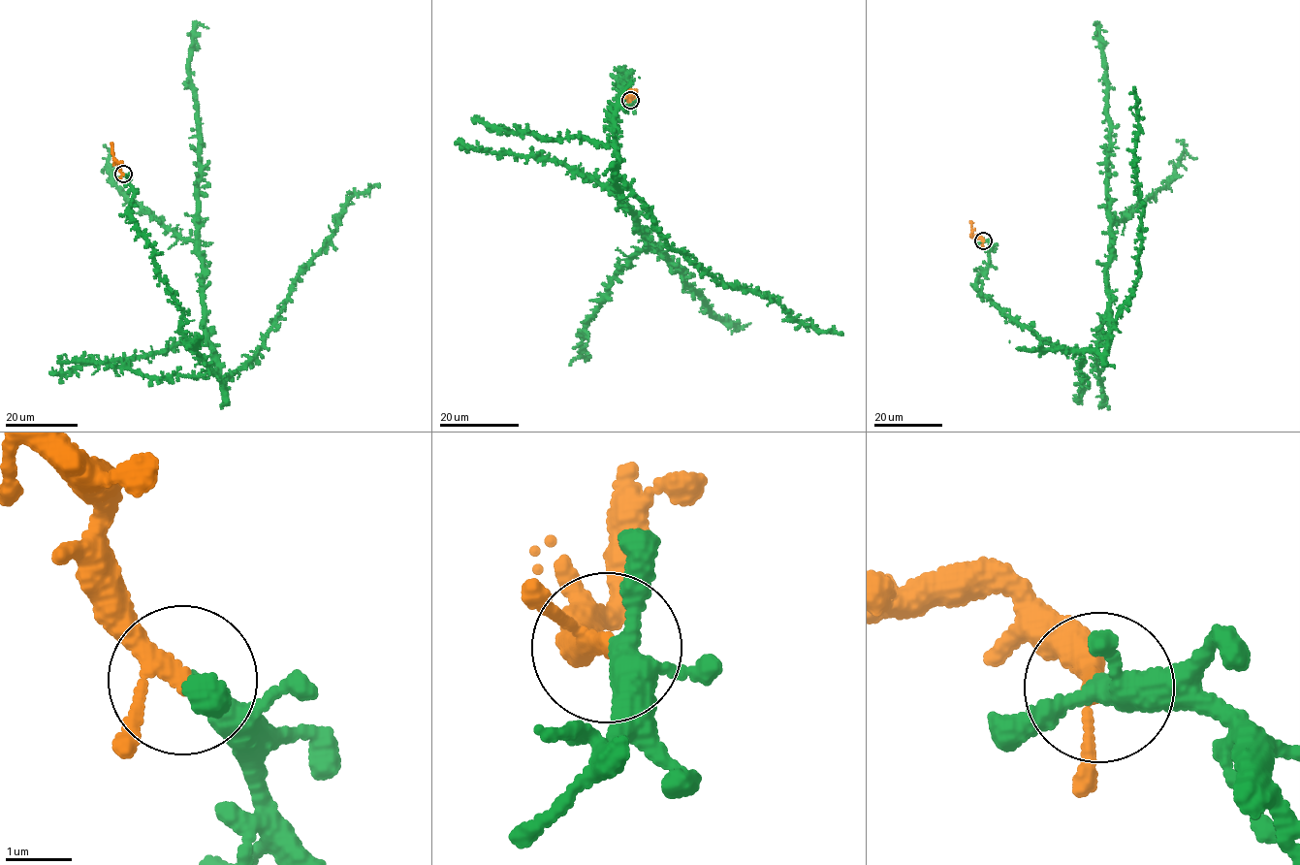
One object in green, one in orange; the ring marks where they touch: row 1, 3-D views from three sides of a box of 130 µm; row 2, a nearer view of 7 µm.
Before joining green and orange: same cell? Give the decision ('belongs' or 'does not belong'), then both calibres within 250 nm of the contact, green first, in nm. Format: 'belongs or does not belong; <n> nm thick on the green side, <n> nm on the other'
belongs; 240 nm thick on the green side, 240 nm on the other

